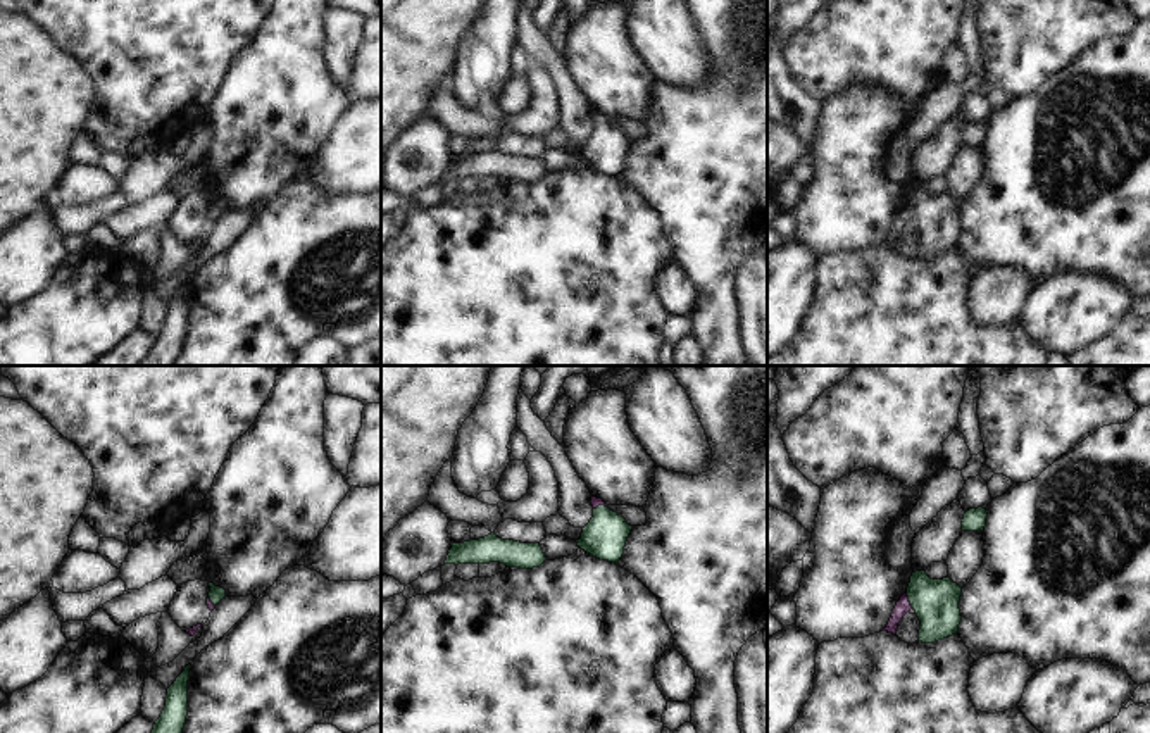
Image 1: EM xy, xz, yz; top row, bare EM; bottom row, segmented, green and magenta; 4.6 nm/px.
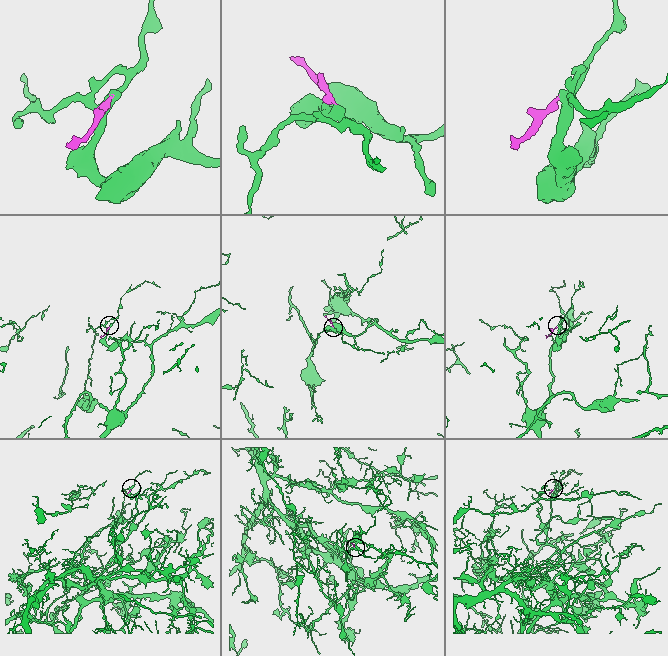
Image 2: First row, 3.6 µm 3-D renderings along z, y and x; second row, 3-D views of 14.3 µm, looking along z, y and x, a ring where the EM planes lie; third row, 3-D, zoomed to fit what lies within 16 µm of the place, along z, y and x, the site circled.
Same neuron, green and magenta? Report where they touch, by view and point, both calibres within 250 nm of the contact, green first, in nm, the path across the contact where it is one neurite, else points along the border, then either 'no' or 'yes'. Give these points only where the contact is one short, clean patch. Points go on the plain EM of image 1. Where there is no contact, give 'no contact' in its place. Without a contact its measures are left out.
yz (909, 214) | 200/70 nm | across yz (935, 214), (909, 214), (902, 221) | yes

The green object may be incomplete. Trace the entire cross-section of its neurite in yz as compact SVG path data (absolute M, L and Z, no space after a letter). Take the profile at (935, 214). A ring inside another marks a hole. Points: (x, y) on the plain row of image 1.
M926 185L910 190L907 205L897 216L884 245L897 248L902 231L914 222L919 235L919 254L934 257L959 247L962 235L959 216L962 202L950 191L931 193Z

